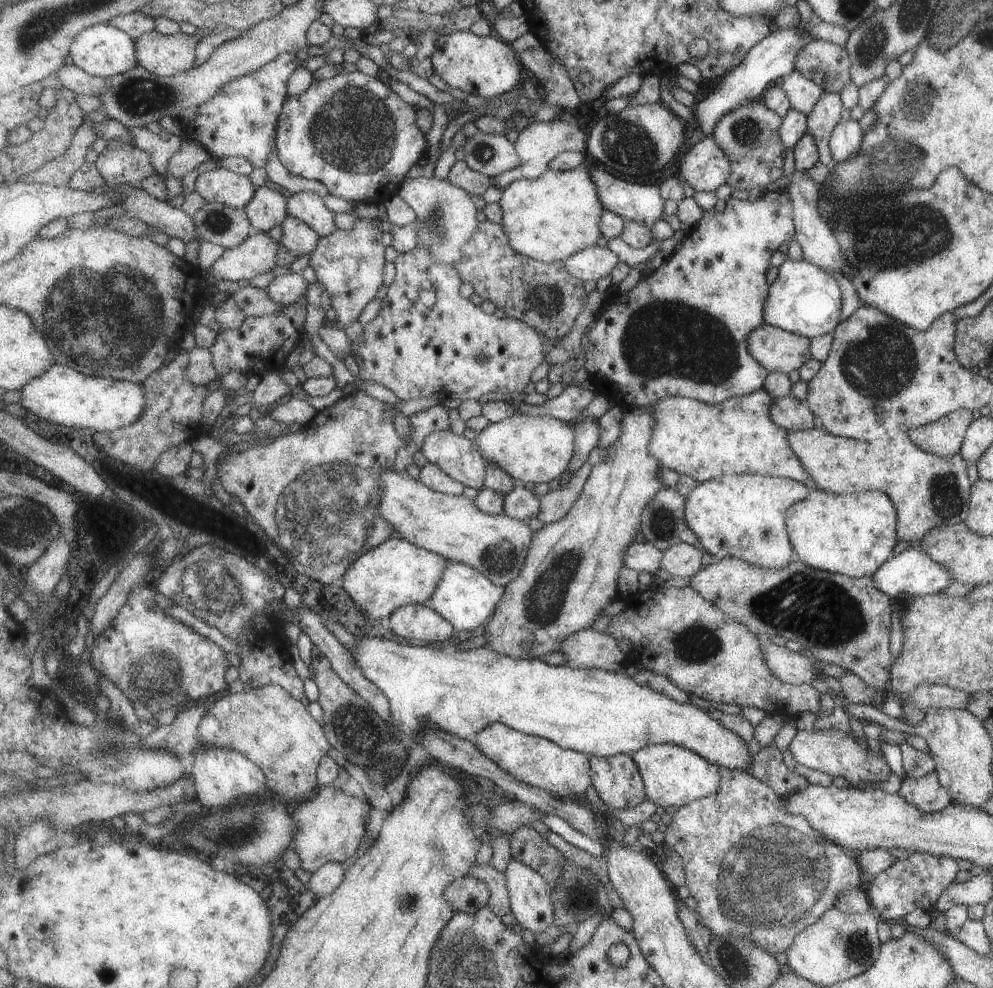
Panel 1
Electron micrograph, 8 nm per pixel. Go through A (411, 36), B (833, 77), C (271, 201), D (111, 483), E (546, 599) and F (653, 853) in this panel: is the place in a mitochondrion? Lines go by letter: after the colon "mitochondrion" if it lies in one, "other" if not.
A: other
B: mitochondrion
C: other
D: other
E: mitochondrion
F: other

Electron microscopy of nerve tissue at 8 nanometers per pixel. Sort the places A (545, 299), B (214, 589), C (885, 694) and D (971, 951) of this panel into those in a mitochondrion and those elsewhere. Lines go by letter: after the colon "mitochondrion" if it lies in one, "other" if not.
A: mitochondrion
B: mitochondrion
C: other
D: other

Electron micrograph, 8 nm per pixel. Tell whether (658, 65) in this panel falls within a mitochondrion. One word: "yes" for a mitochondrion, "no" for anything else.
no

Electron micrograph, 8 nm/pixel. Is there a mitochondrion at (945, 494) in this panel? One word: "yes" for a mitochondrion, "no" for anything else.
yes

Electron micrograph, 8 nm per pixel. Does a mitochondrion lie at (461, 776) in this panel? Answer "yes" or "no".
no

